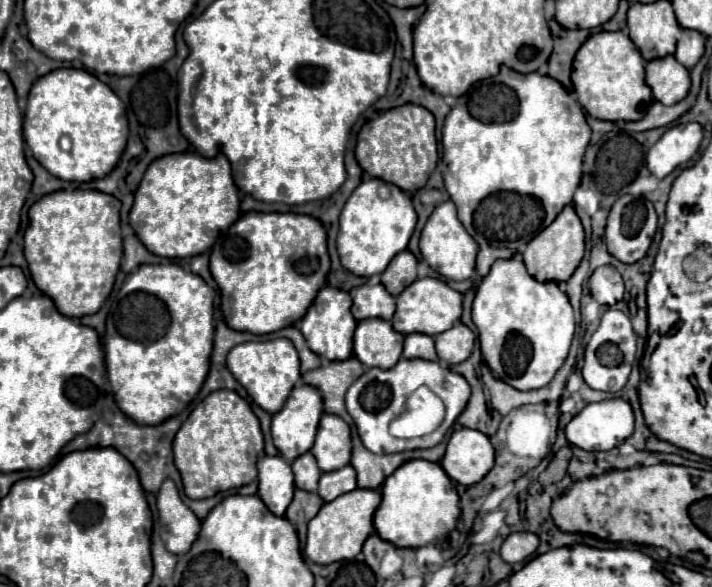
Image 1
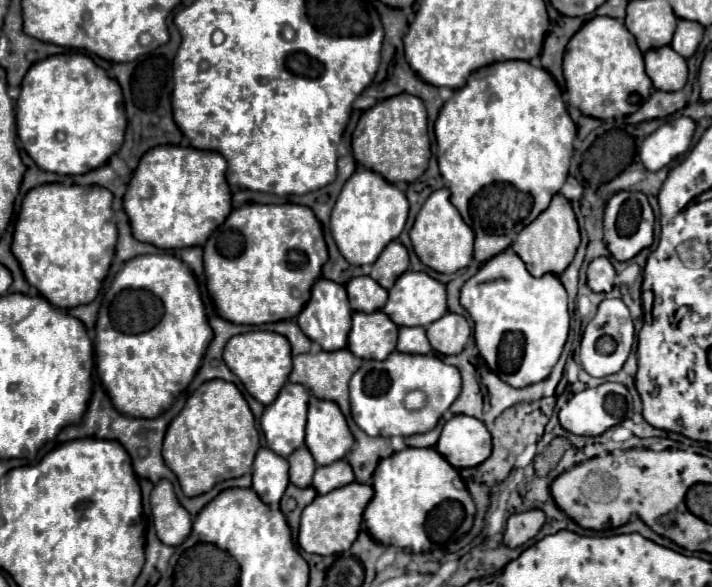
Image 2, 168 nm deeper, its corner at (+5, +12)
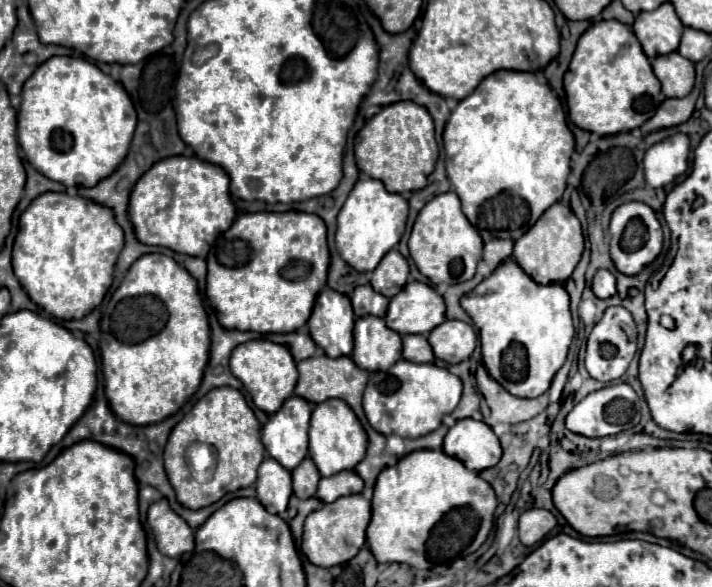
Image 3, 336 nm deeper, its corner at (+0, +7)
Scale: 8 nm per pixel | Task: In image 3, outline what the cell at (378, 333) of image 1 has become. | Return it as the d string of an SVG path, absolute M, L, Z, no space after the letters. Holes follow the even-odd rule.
M365 316L355 320L353 360L363 370L387 370L401 358L401 336L387 328L383 318Z

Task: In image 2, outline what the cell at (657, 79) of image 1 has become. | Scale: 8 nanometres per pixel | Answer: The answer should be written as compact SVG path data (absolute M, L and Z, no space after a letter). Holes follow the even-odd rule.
M672 47L650 49L644 55L646 73L652 79L654 87L660 91L676 91L686 85L688 67L686 59L680 57Z

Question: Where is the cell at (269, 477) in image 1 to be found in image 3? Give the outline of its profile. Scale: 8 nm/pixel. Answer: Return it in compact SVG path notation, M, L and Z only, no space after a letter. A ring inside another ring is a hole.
M265 458L257 472L257 498L271 512L281 514L287 508L287 502L293 494L291 490L291 472L283 468L277 460Z

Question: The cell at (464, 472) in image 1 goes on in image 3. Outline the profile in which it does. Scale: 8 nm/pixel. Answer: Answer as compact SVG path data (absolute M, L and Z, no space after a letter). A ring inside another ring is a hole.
M473 418L457 420L457 424L449 428L443 450L475 472L493 468L501 458L501 446L495 432L485 422Z

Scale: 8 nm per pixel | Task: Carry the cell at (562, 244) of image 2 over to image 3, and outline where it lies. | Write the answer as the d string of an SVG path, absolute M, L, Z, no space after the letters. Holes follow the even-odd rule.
M555 202L551 208L545 210L545 214L531 226L517 242L513 250L513 258L517 264L539 284L551 284L551 282L565 282L577 262L581 260L584 251L584 234L581 224L573 210L561 202Z

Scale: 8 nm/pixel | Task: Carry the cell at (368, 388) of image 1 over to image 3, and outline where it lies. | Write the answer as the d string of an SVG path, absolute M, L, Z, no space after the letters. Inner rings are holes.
M401 358L389 370L369 374L369 382L363 394L363 412L371 428L383 436L397 434L401 438L419 438L437 430L441 426L443 416L451 414L457 408L459 398L461 398L461 388L463 388L461 380L455 374L451 374L447 368L441 368L435 364L415 364Z

